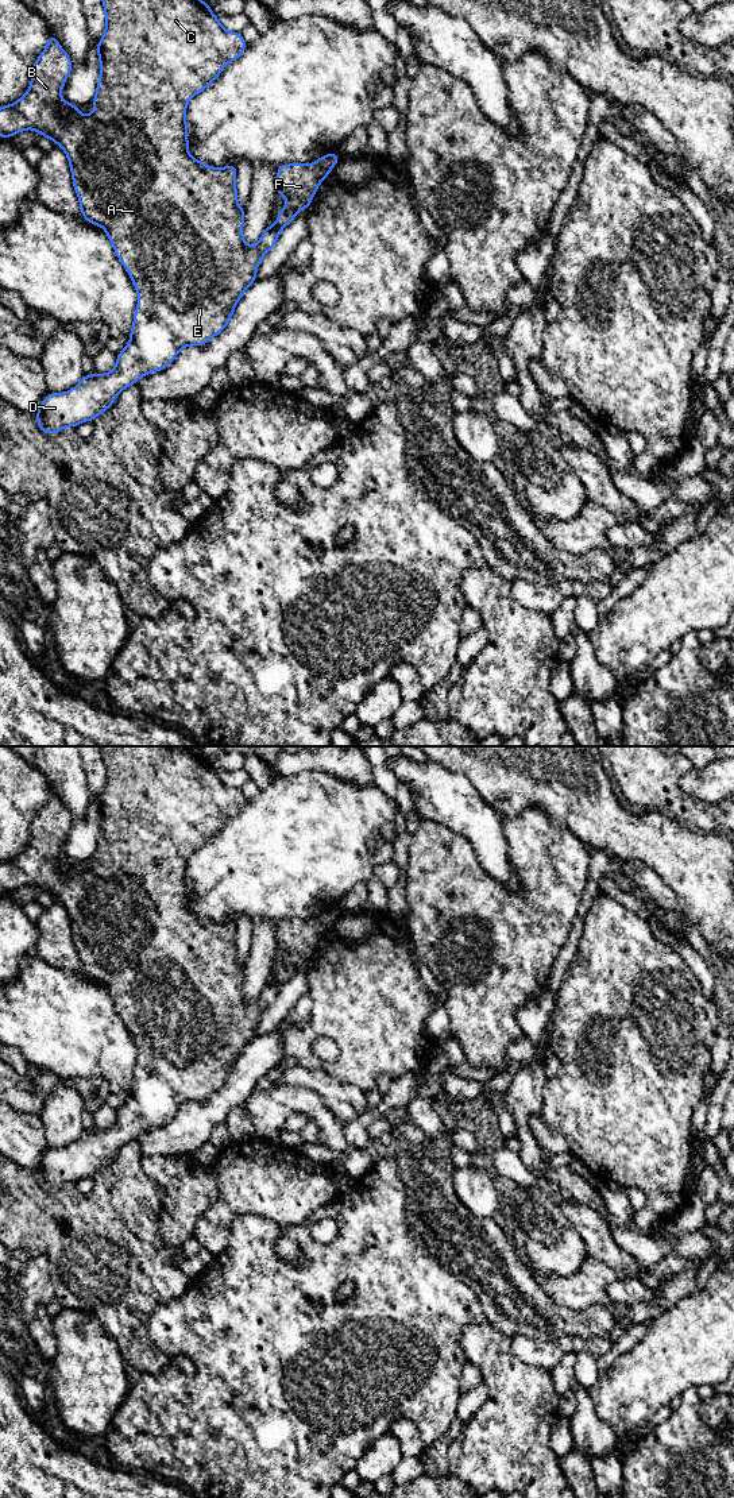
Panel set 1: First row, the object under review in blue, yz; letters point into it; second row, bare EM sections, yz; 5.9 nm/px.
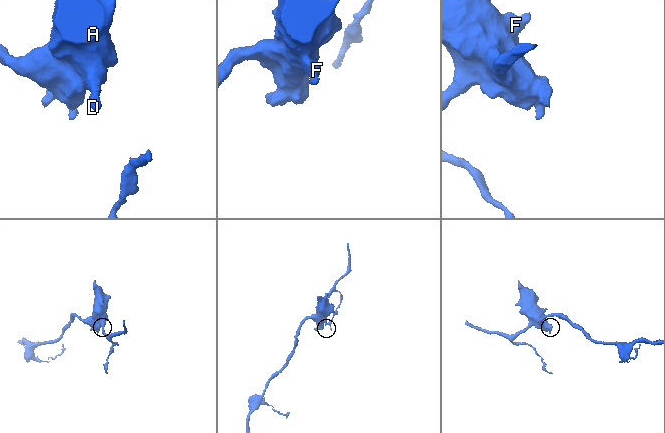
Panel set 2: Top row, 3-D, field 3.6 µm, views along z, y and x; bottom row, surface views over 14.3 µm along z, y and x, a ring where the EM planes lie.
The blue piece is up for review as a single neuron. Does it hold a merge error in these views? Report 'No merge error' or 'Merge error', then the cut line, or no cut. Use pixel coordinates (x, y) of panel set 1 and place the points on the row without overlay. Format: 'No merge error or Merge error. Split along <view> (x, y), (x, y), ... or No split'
No merge error. No split

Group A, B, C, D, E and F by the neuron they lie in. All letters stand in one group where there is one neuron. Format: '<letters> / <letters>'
A B C D E F

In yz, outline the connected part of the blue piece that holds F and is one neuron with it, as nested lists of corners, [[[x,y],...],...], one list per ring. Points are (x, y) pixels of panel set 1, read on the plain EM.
[[[100,746],[101,757],[105,767],[105,788],[97,799],[97,811],[100,815],[100,833],[96,843],[96,852],[92,854],[94,858],[93,868],[84,872],[78,868],[78,861],[69,860],[61,853],[61,846],[72,827],[73,819],[69,810],[61,803],[54,789],[49,789],[49,798],[45,807],[40,808],[36,818],[31,823],[31,839],[30,845],[13,860],[0,862],[0,892],[12,893],[23,885],[35,885],[42,892],[50,893],[54,900],[59,900],[67,911],[70,928],[73,934],[73,942],[78,950],[81,972],[90,980],[100,981],[105,985],[116,1012],[123,1019],[128,1031],[131,1032],[134,1042],[138,1047],[139,1055],[136,1066],[134,1069],[134,1080],[130,1089],[130,1100],[120,1107],[116,1112],[116,1123],[104,1131],[94,1128],[92,1131],[82,1132],[81,1138],[66,1148],[50,1148],[46,1151],[34,1169],[38,1174],[38,1182],[45,1190],[58,1189],[66,1182],[78,1182],[84,1177],[94,1177],[96,1173],[108,1166],[119,1148],[125,1143],[138,1139],[138,1136],[146,1130],[165,1126],[177,1109],[188,1101],[204,1101],[212,1093],[225,1085],[239,1055],[243,1053],[246,1045],[256,1036],[256,1026],[262,1014],[275,1001],[281,987],[295,974],[298,966],[305,966],[313,955],[313,950],[318,945],[320,939],[327,931],[331,930],[333,922],[339,918],[340,911],[329,908],[314,916],[312,920],[282,919],[278,922],[277,930],[277,950],[286,953],[286,961],[279,966],[278,974],[274,981],[266,982],[258,1000],[250,1003],[243,995],[243,980],[246,965],[242,965],[237,960],[236,947],[236,920],[229,919],[224,924],[215,924],[205,920],[188,908],[188,879],[185,876],[185,868],[188,857],[201,849],[208,841],[219,834],[221,826],[228,818],[237,815],[244,807],[247,799],[240,788],[227,787],[217,772],[212,768],[208,758],[196,753],[192,746]]]

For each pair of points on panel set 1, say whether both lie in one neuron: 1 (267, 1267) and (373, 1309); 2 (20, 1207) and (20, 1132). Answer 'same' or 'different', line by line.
1: same
2: different

